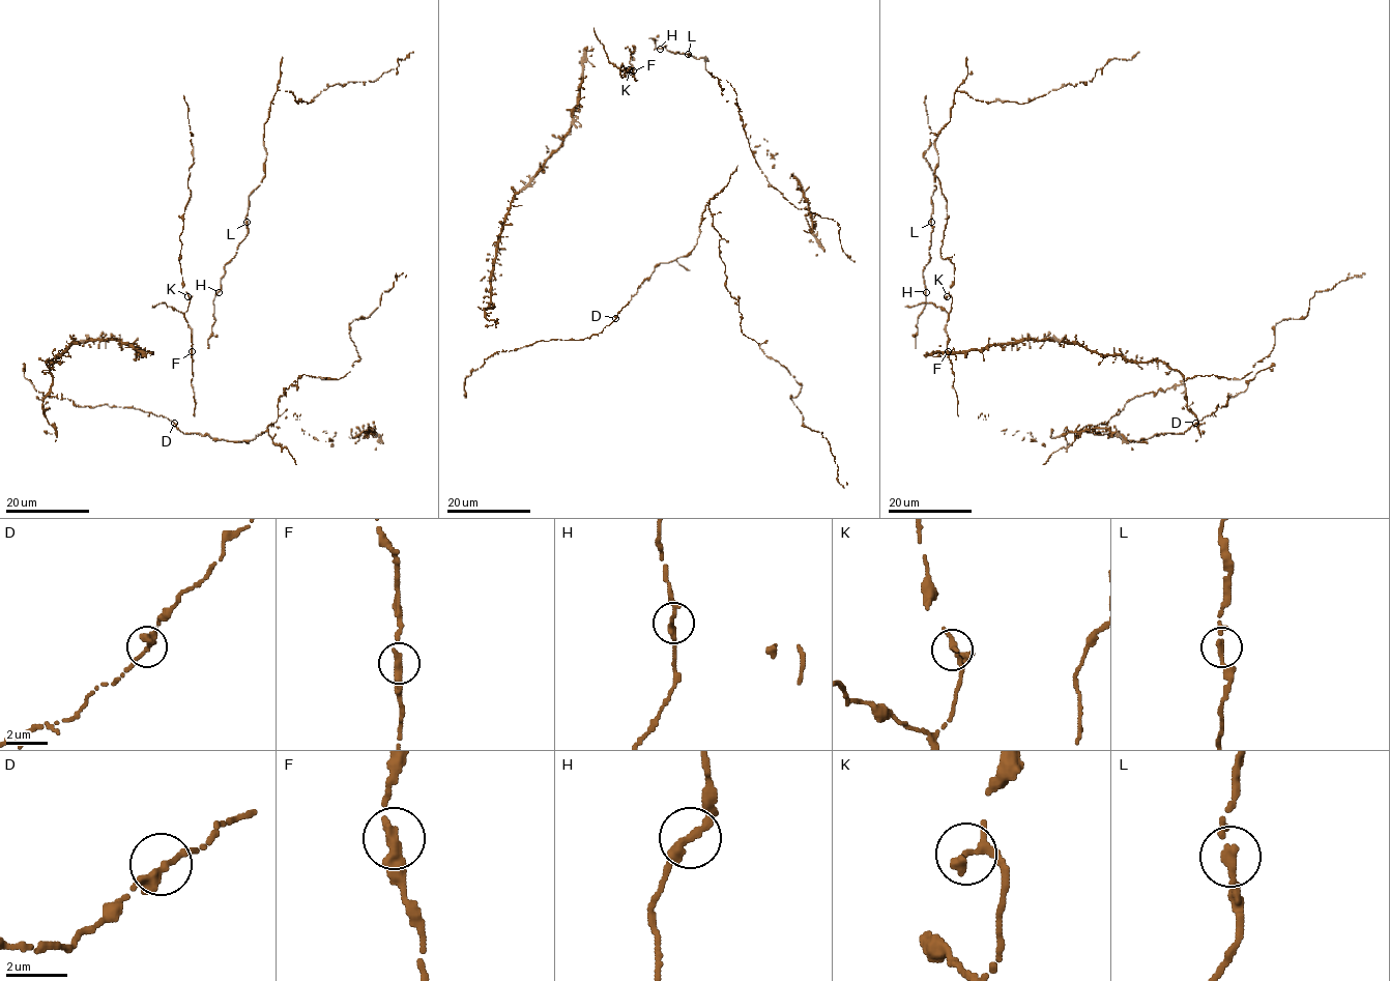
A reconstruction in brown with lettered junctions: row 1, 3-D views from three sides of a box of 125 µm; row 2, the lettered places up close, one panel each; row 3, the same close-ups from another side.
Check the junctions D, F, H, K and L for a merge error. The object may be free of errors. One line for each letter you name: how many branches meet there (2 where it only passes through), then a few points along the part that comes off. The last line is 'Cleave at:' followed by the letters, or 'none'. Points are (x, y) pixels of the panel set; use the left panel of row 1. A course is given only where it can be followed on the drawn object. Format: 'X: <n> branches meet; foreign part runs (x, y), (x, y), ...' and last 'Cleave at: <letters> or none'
Cleave at: none

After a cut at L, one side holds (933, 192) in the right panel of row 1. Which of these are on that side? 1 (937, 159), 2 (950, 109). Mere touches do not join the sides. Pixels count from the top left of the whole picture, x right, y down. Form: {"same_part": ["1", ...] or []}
{"same_part": ["1", "2"]}

